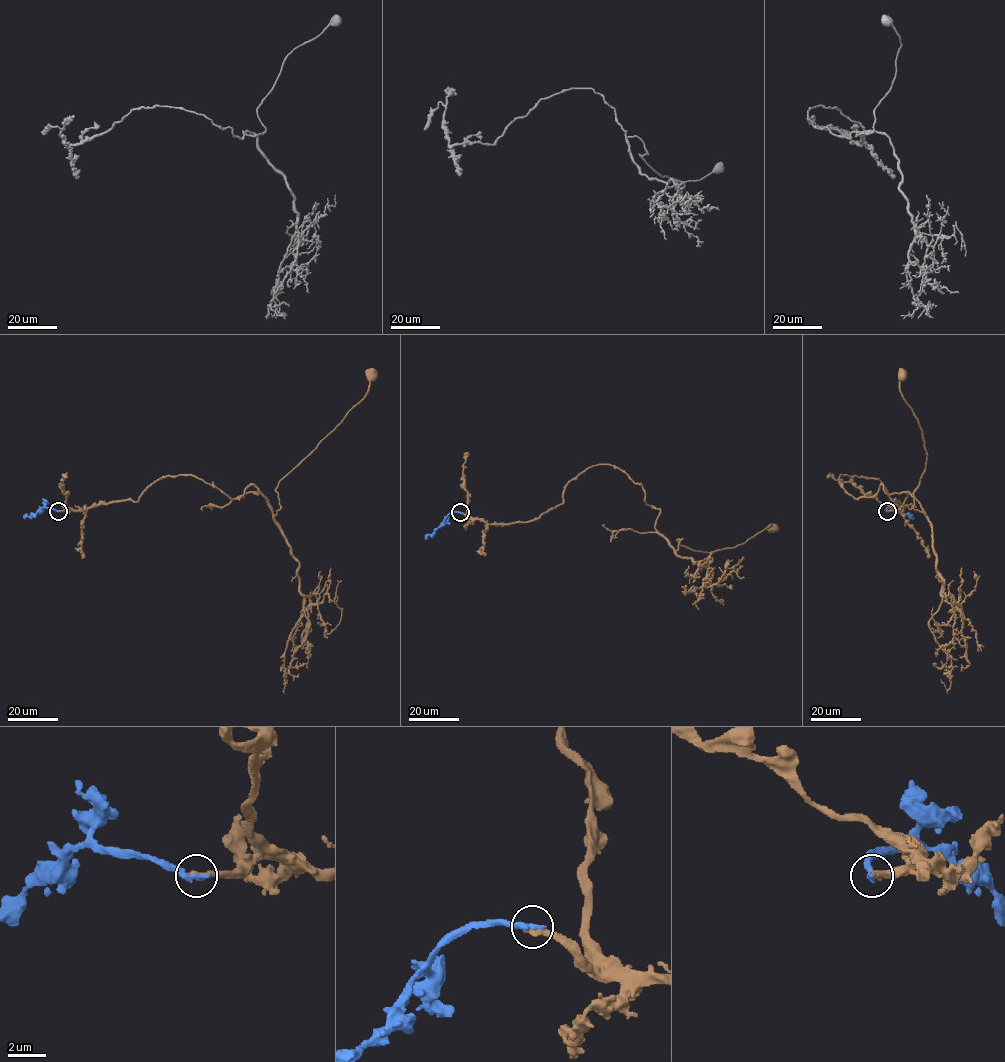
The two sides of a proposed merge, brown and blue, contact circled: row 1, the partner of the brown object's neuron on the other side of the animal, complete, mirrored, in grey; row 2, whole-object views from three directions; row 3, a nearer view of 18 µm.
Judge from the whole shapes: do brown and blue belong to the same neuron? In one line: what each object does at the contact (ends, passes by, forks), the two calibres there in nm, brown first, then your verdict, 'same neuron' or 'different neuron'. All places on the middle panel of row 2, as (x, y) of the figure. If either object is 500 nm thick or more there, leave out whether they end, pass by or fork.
brown ends there; blue ends there; 360 nm thick on the brown side, 340 nm on the other; same neuron

